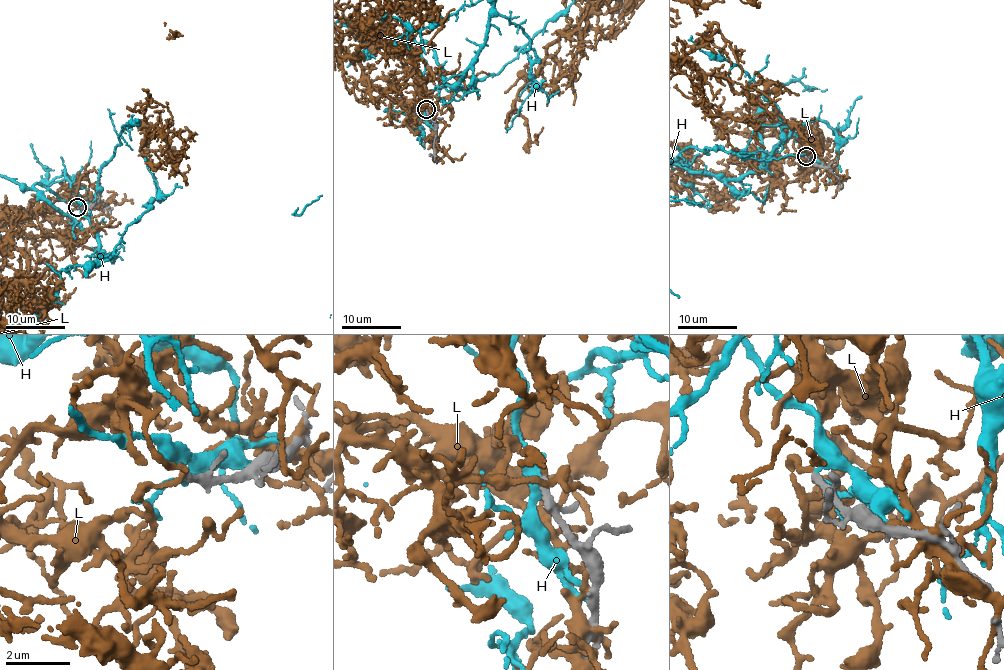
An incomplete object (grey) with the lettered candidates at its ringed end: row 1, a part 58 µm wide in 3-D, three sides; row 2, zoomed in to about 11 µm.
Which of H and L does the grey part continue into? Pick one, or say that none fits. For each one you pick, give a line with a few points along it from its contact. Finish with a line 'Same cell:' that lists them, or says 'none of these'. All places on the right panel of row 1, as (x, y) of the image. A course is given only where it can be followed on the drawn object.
Same cell: none of these

